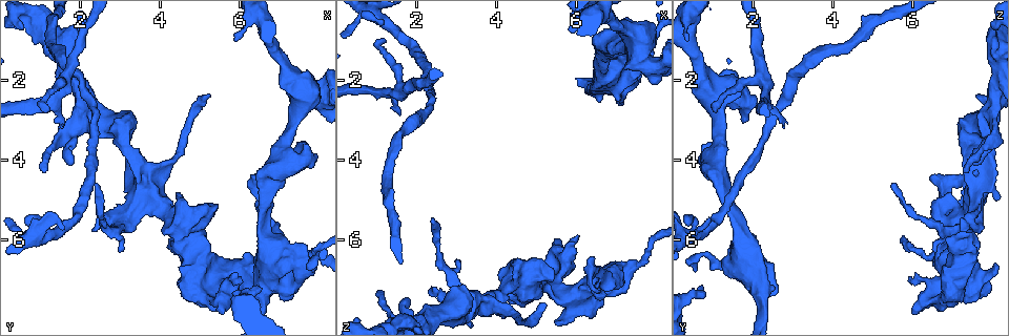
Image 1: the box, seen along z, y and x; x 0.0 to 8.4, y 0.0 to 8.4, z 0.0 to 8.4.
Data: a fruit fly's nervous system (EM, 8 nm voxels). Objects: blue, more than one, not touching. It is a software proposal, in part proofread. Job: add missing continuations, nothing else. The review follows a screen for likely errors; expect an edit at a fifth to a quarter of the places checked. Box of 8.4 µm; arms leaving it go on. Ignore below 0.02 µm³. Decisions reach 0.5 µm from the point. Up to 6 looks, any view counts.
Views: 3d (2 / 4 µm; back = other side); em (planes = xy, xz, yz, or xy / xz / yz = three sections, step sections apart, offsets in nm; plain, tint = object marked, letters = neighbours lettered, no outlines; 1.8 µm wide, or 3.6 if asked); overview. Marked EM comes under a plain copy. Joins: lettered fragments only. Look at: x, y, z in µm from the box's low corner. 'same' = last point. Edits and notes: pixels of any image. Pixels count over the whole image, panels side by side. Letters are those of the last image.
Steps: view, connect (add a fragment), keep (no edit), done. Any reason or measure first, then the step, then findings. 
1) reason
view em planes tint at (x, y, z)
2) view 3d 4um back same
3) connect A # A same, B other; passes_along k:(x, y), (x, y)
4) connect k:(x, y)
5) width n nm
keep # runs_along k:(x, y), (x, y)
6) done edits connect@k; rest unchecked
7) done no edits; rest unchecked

tapers out
view em yz step 8 letters at (1.20, 2.80, 1.10)

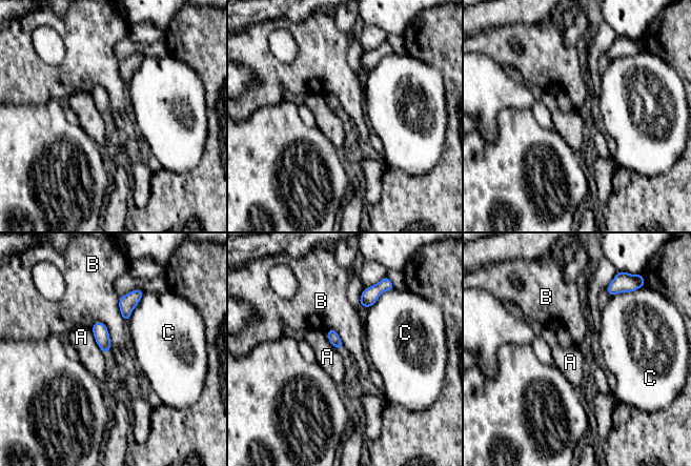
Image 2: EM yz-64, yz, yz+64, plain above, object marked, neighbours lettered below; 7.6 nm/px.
view em planes letters same

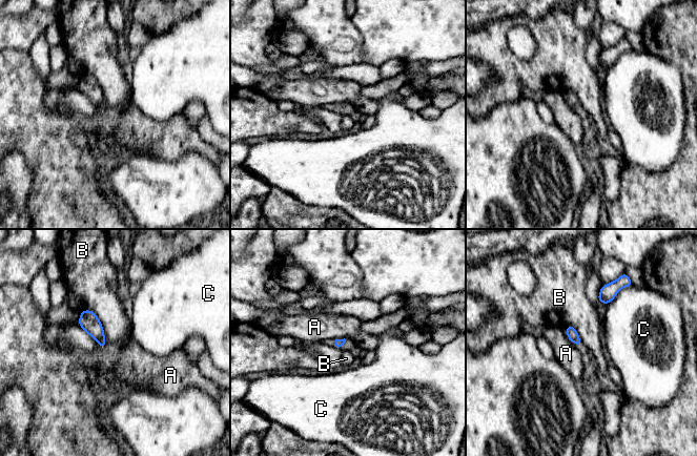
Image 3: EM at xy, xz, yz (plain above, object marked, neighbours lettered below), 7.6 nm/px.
keep # A other, B other, C other; border 3:(83, 309), (98, 316), (107, 343); no lettered fragment goes on from it

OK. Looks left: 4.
free end
view em planes letters at (3.25, 3.85, 7.80)

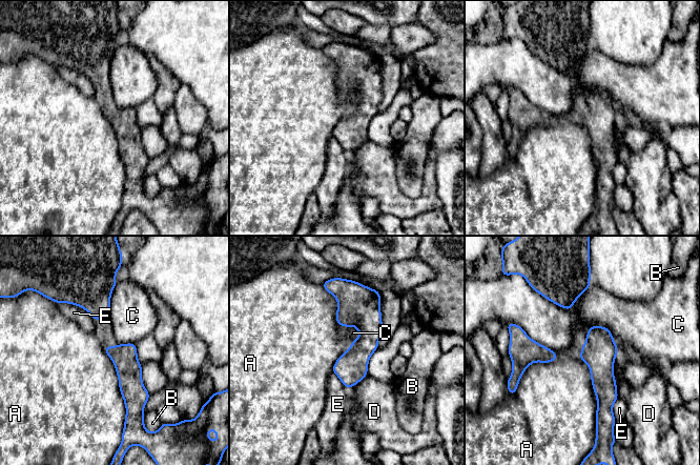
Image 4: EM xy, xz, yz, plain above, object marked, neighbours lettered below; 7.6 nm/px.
width 200 nm; longest_contact A 600 nm
keep # A other, B other, C other, D other, E other; none of them fits

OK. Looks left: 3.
stops while still wide
view em 3.6um planes tint at (4.45, 4.85, 6.90)

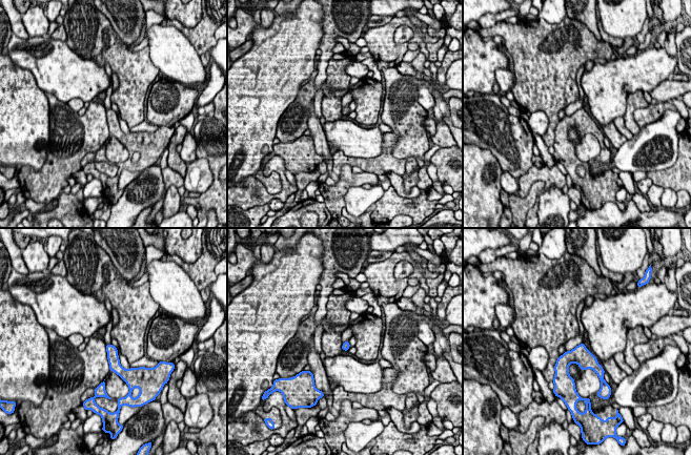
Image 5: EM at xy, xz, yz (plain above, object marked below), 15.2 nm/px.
see the neighbours
view em 3.6um planes letters same

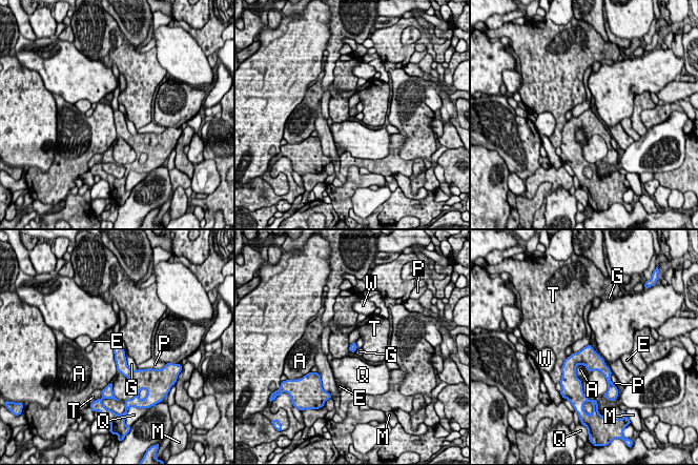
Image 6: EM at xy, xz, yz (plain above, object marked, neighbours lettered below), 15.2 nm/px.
keep # A other, E other, G other, M other, P other, Q other, T other, W other; border 6:(355, 342), (357, 348); no lettered fragment goes on from it

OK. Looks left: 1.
done no edits; rest unchecked

